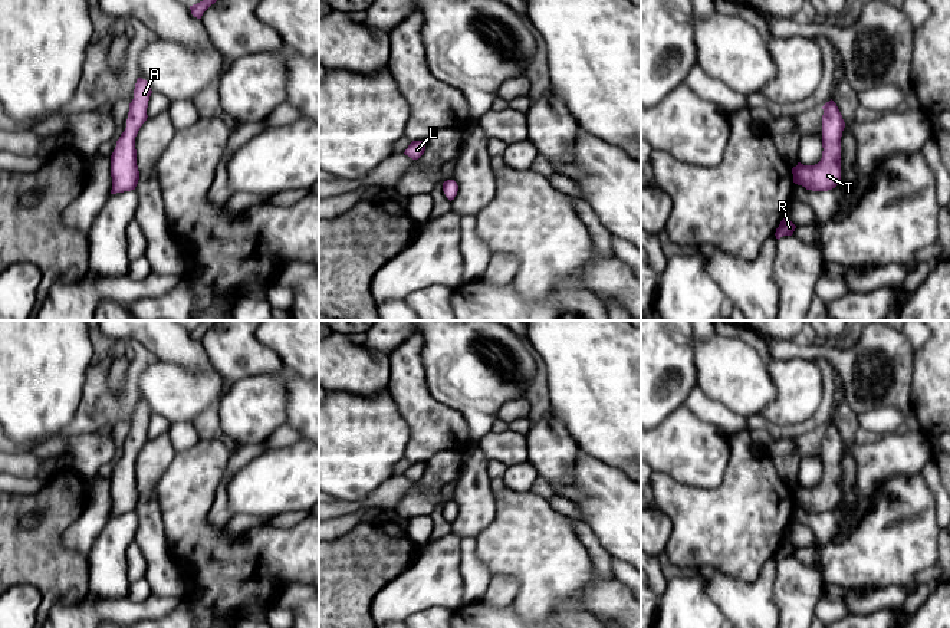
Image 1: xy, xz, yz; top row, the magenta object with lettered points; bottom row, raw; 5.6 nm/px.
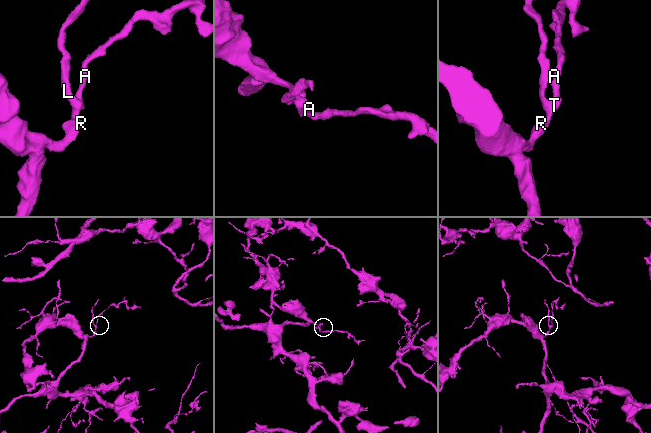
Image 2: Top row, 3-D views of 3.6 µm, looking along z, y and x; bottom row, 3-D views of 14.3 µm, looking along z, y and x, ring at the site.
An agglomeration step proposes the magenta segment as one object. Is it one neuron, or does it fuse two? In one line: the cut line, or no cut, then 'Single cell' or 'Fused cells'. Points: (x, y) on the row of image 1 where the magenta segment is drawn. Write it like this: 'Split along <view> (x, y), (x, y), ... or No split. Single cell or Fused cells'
No split. Single cell

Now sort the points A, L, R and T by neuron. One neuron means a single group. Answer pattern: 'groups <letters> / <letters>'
groups A L R T

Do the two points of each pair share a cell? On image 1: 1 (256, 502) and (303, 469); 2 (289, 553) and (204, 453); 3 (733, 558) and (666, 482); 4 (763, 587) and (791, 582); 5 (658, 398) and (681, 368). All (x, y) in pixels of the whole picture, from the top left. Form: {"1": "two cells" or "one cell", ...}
{"1": "one cell", "2": "one cell", "3": "one cell", "4": "two cells", "5": "one cell"}

